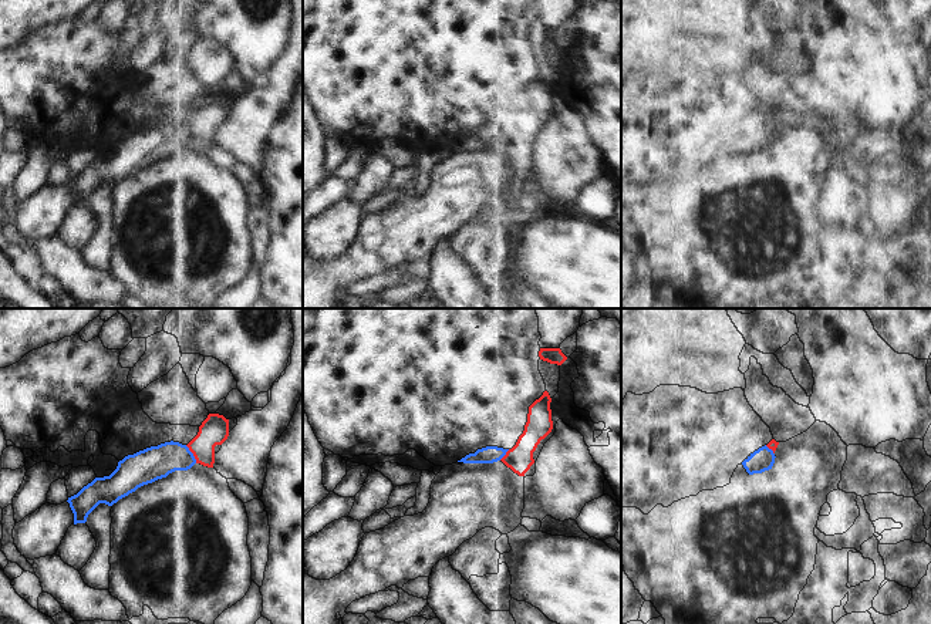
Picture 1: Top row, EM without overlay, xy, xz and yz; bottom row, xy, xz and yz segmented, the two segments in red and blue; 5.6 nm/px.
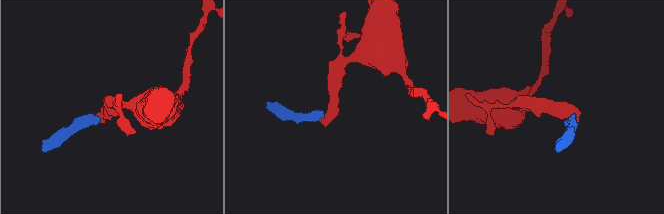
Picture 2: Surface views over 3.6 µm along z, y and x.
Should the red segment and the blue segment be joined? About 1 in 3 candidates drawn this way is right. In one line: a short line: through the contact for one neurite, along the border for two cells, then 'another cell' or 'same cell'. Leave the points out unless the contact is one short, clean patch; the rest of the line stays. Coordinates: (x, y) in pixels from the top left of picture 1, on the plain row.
line xy (213, 113), (192, 134), (155, 144); same cell

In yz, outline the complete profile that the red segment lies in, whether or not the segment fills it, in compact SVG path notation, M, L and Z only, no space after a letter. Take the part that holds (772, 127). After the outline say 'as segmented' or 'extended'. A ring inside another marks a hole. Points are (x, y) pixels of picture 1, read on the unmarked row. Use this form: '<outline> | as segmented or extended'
M772 121L768 127L759 129L753 135L750 135L743 144L743 149L749 156L762 155L765 152L772 151L775 145L775 132L779 124Z | extended

